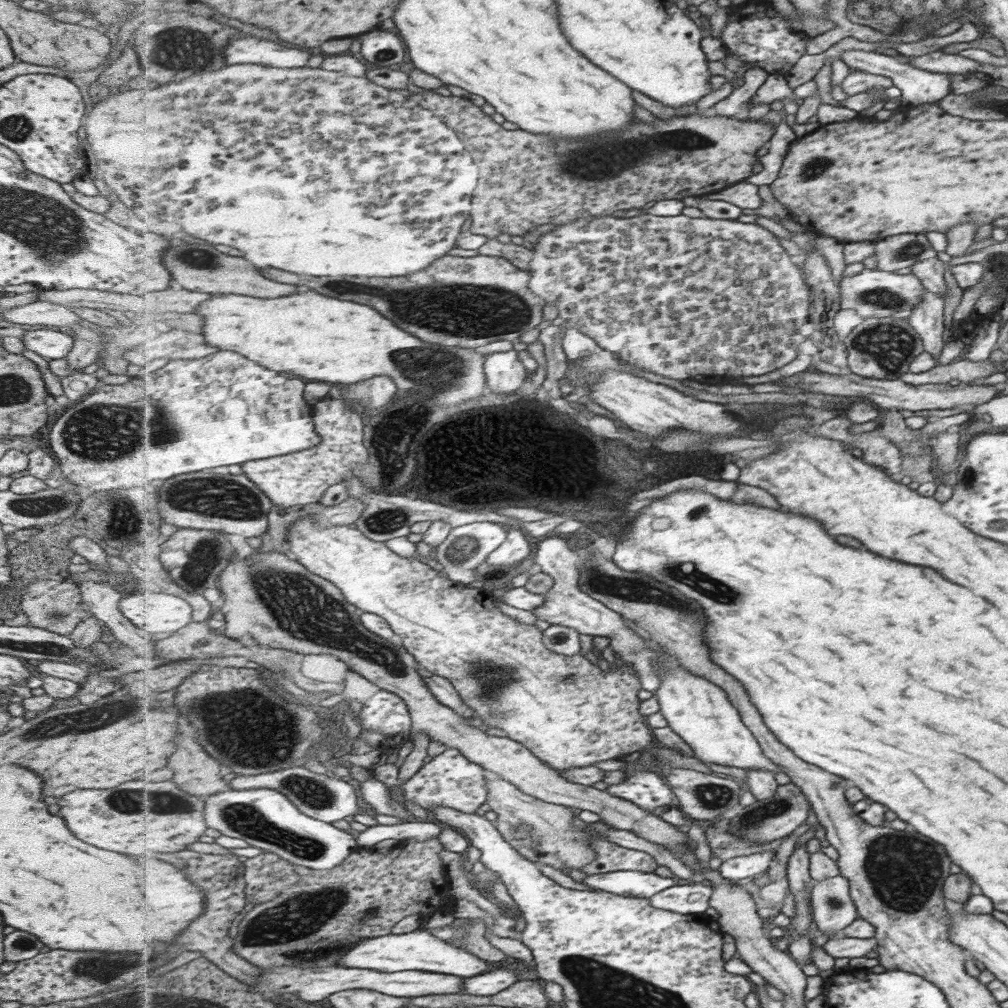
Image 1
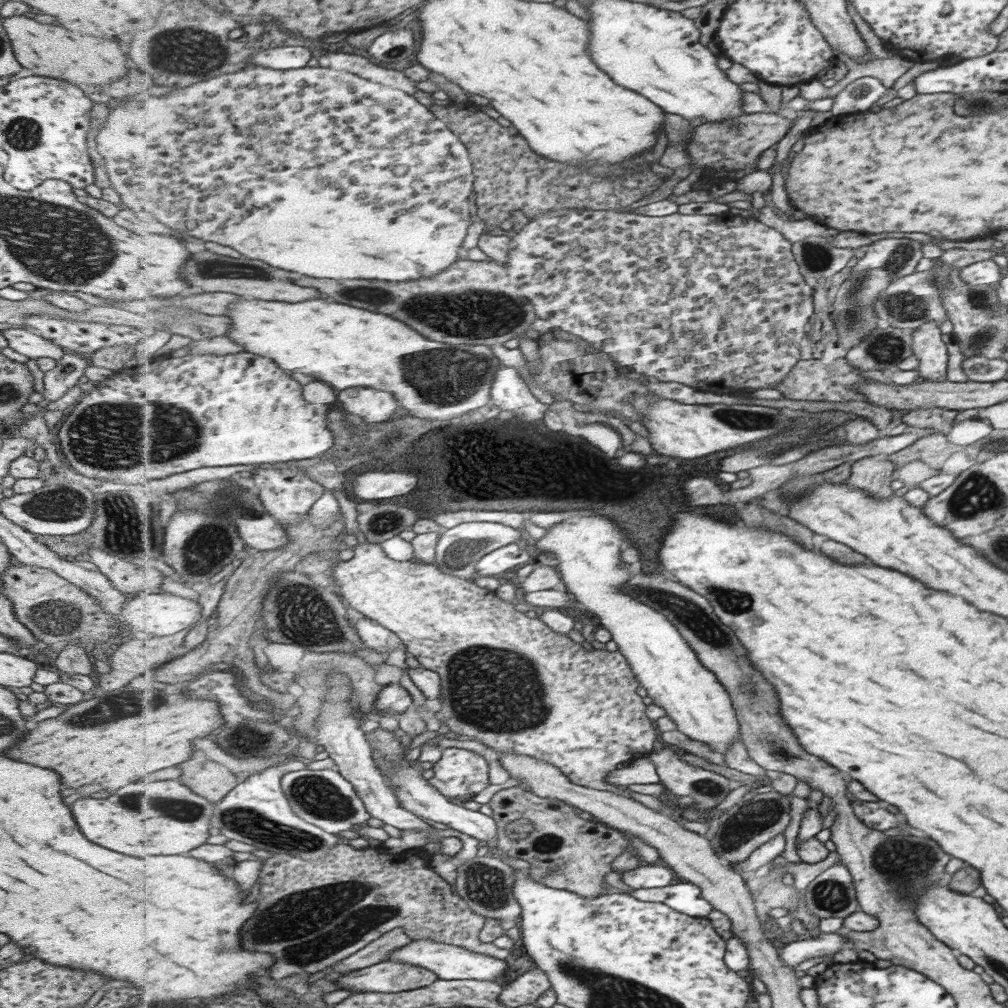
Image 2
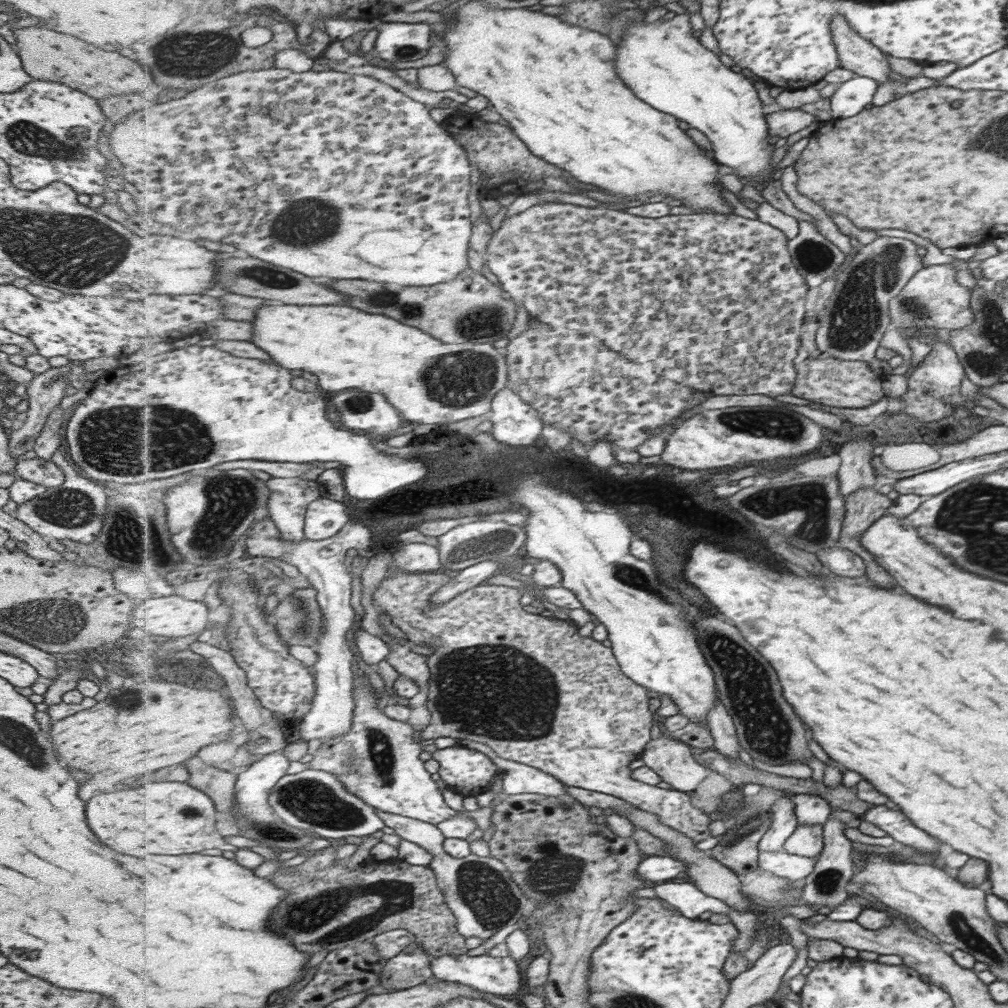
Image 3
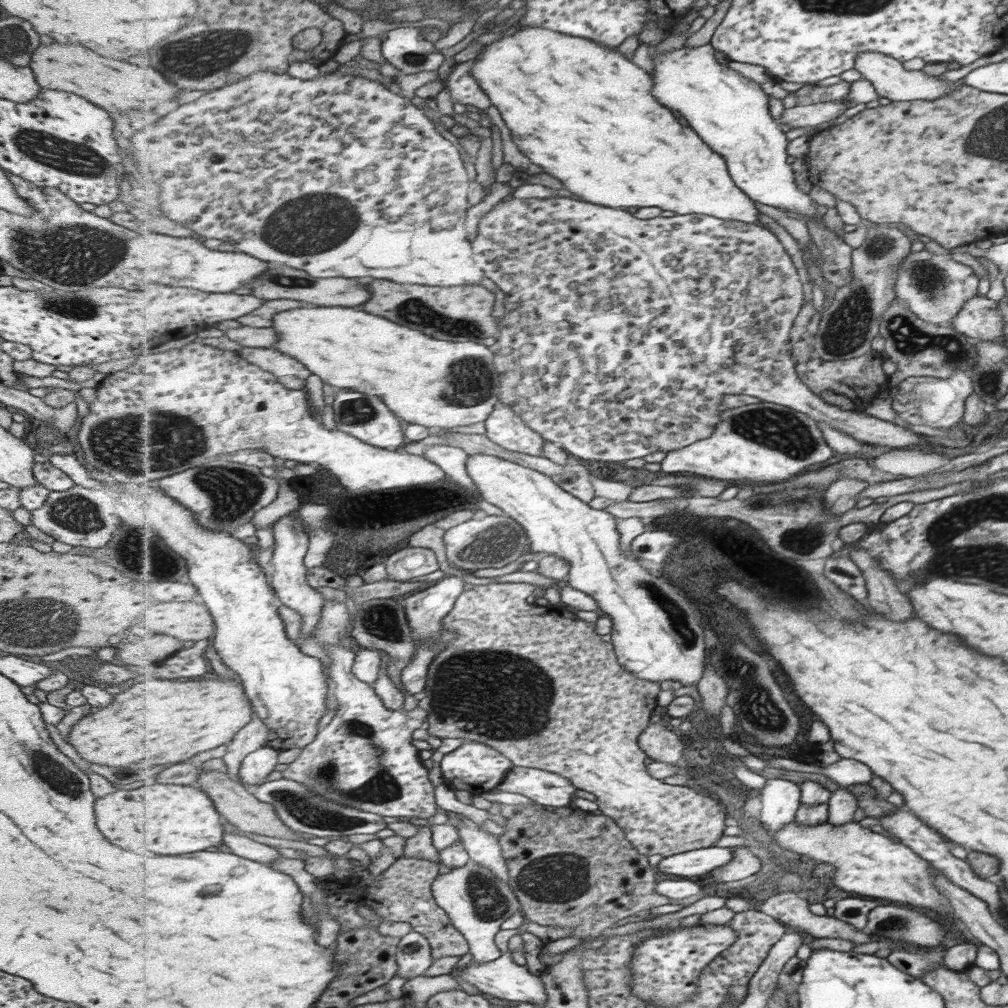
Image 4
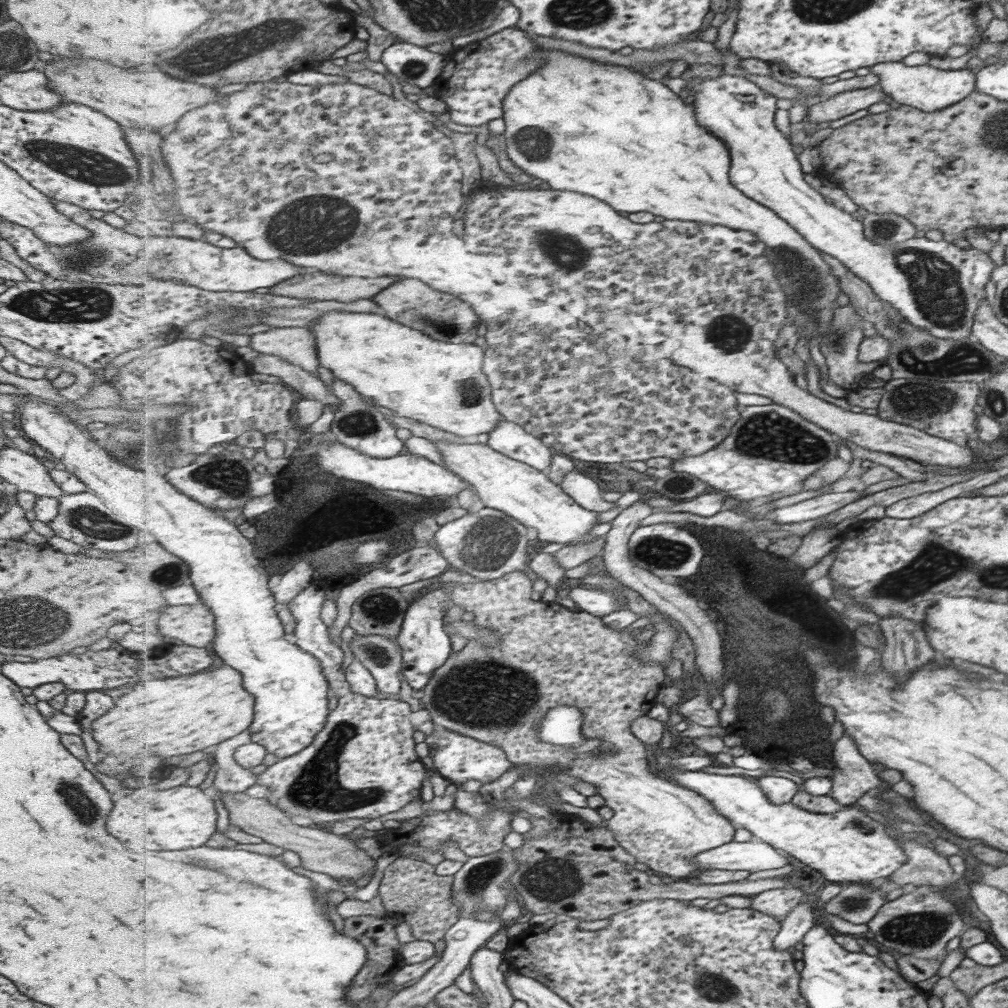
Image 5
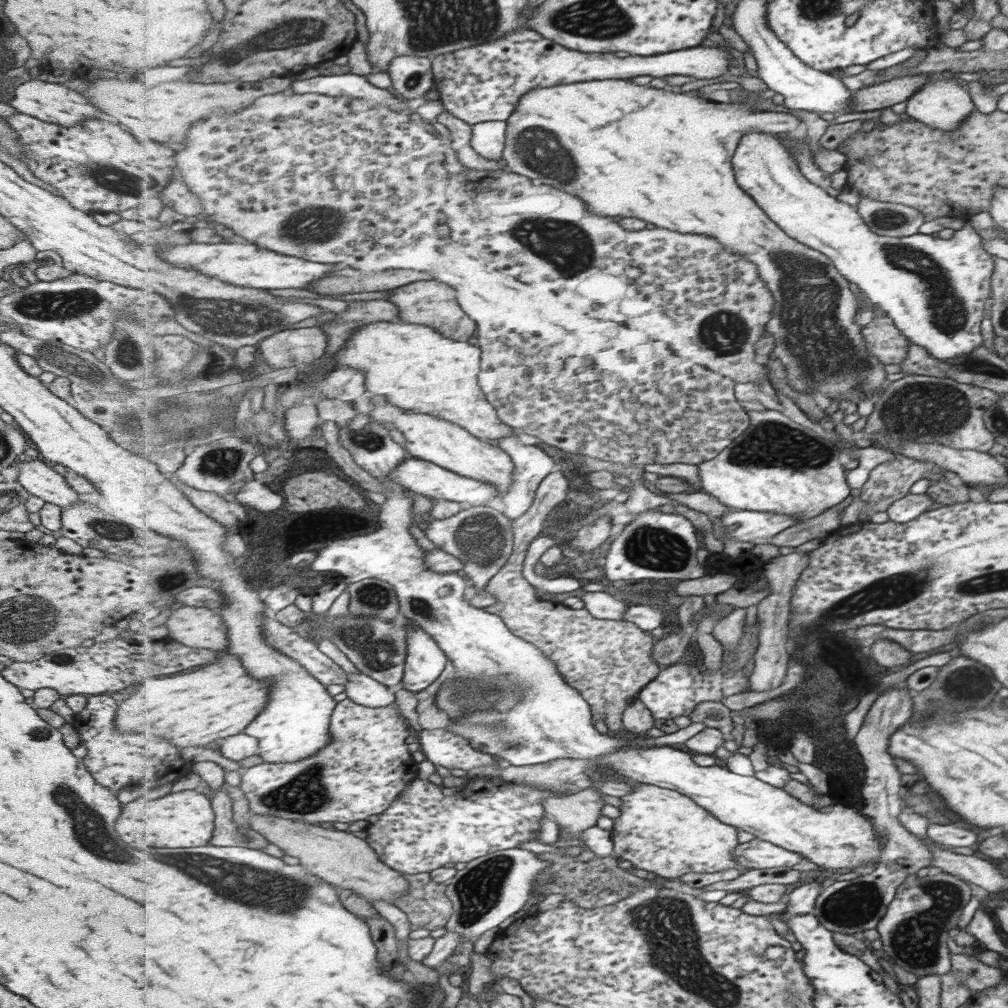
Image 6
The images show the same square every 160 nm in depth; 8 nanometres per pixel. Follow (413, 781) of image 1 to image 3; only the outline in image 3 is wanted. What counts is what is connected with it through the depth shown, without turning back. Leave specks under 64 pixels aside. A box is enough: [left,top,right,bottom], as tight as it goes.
[432,746,503,795]

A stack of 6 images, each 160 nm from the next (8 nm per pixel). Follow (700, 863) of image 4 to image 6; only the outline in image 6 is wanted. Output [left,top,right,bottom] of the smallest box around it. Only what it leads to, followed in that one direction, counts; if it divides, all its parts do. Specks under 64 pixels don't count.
[735,838,805,870]

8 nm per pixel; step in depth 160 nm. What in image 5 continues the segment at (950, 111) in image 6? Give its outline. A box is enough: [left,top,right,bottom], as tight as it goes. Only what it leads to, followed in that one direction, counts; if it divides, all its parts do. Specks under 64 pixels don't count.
[869,62,977,113]

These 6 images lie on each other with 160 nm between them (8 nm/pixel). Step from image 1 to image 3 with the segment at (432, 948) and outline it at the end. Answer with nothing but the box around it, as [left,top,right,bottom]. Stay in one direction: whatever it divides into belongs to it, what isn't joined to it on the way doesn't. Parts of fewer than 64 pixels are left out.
[431,954,528,998]

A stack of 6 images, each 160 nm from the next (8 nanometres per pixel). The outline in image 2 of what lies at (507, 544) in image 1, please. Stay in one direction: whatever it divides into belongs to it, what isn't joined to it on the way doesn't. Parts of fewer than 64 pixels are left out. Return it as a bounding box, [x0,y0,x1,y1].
[476,542,531,578]

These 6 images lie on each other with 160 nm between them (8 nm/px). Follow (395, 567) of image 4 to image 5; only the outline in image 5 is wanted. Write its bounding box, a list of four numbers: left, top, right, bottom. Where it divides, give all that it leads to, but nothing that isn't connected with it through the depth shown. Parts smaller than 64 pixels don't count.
[329,545,451,645]

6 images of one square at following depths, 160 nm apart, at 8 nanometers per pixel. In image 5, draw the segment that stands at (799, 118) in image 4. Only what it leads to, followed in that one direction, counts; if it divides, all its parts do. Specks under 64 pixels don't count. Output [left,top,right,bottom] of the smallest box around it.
[806,88,885,123]

